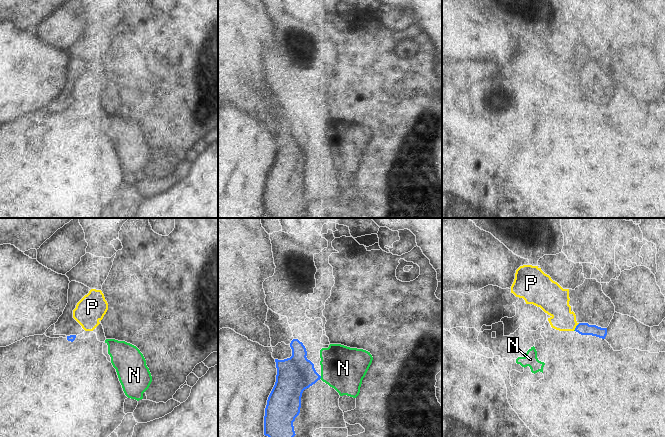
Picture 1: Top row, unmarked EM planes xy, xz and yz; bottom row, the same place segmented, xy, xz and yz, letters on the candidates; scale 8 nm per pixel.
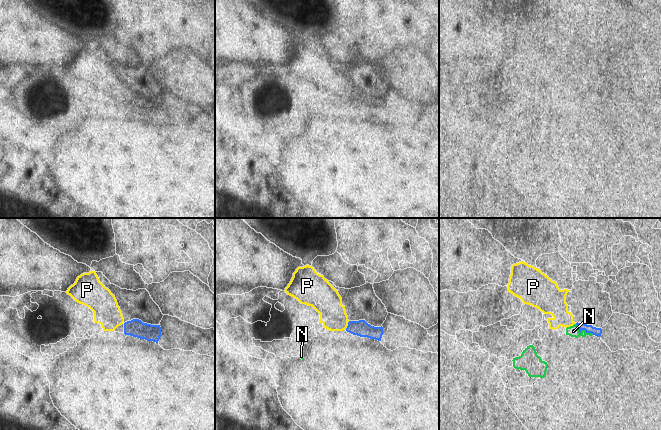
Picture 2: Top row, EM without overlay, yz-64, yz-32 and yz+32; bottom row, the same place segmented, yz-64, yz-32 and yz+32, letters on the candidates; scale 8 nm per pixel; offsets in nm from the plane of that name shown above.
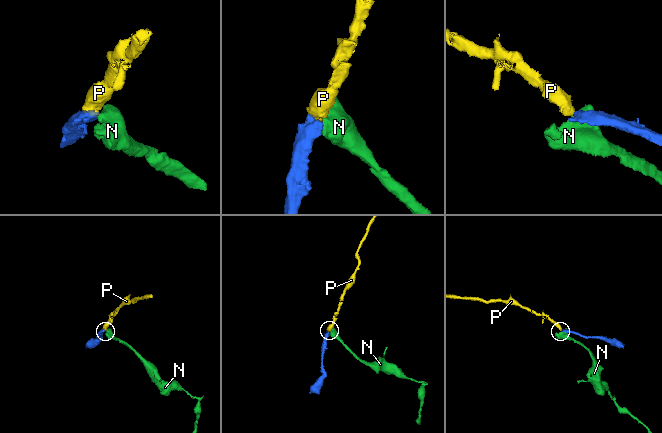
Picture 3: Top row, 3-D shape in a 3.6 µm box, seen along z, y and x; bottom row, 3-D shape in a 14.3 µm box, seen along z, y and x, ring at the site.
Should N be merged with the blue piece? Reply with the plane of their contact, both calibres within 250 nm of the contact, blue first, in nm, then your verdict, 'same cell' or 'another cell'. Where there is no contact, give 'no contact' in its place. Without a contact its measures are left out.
contact in xz; calibres 280 and 360 nm; another cell

